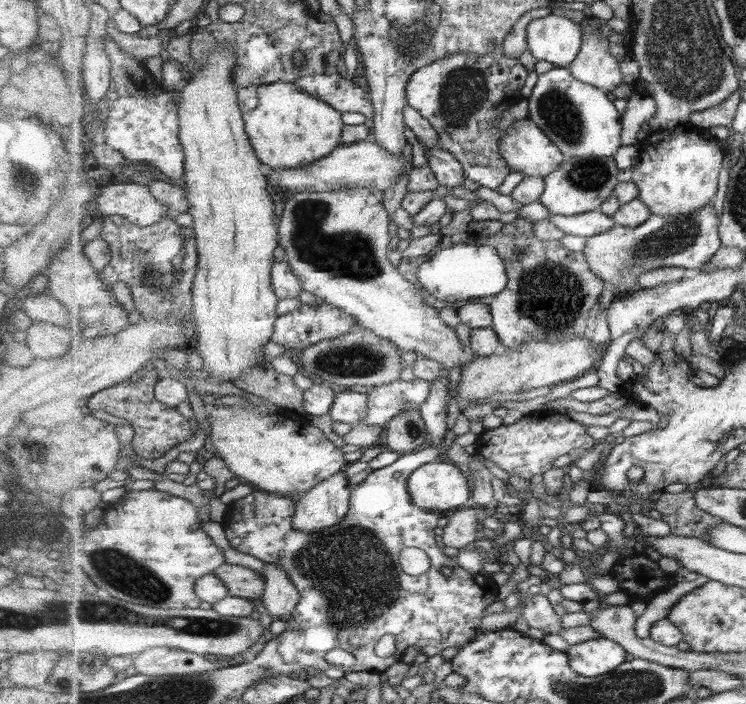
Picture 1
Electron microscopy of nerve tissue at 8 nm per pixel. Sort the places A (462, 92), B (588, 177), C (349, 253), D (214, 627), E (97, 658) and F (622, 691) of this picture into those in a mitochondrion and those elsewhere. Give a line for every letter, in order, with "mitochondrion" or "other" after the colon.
A: mitochondrion
B: mitochondrion
C: mitochondrion
D: mitochondrion
E: other
F: mitochondrion

